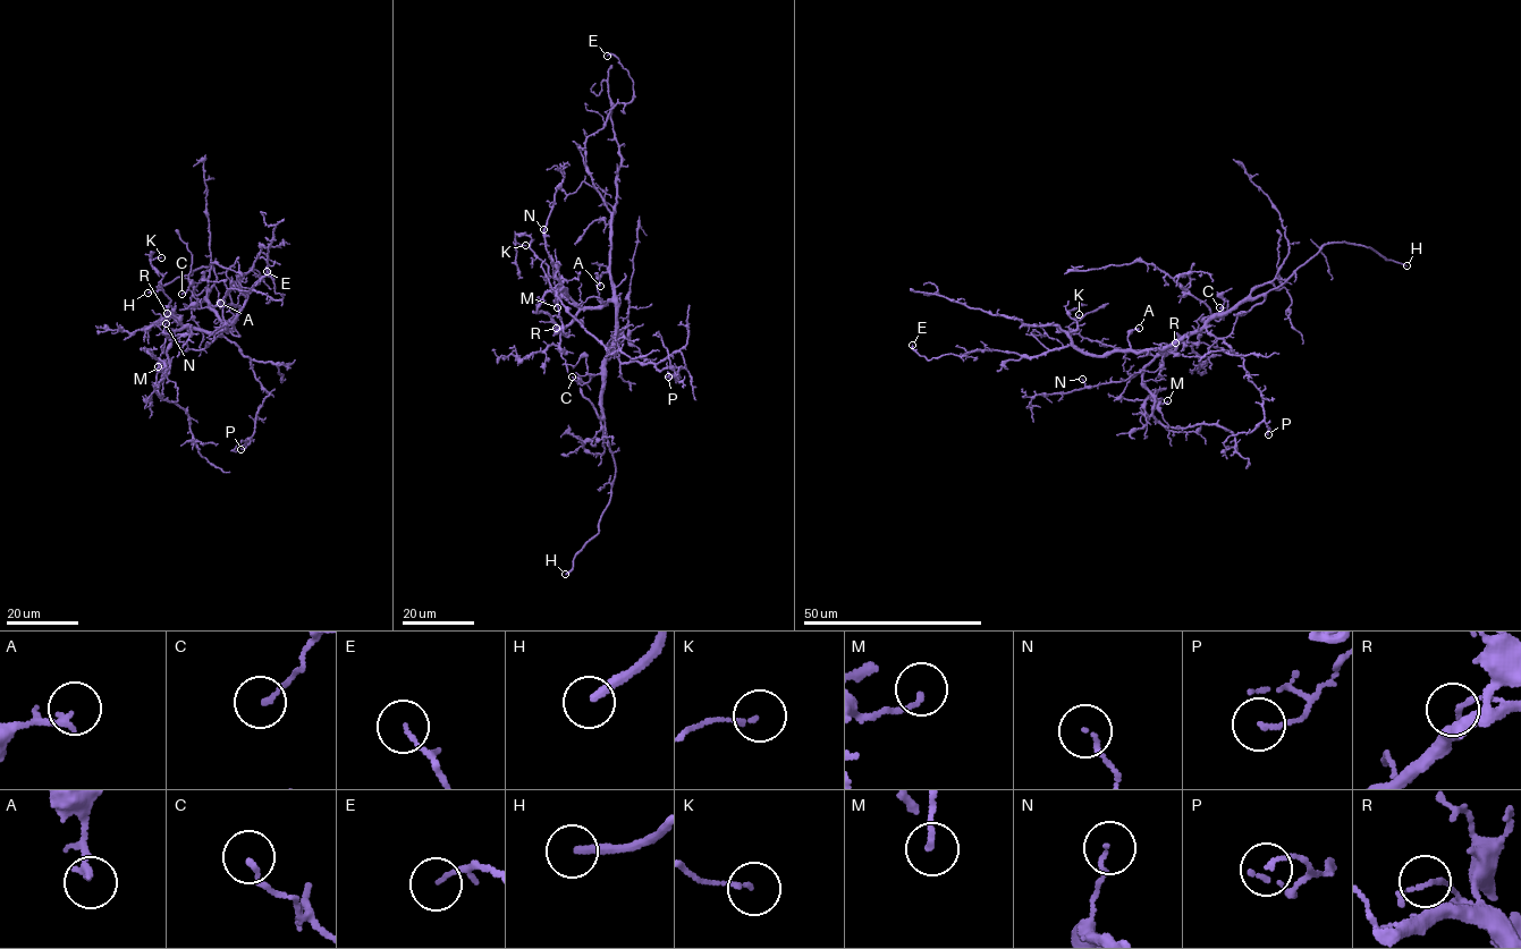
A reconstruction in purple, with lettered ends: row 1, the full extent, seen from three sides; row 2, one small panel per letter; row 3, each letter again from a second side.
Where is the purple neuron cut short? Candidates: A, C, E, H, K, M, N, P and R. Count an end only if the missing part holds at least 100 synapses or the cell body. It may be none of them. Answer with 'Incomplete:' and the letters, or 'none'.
Incomplete: H

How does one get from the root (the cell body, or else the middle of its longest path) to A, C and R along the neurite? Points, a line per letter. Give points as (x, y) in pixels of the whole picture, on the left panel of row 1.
A: (227, 329), (220, 303)
C: (227, 329), (214, 311), (197, 306), (191, 290), (182, 294)
R: (227, 329), (210, 332), (186, 327), (165, 315), (167, 313)

